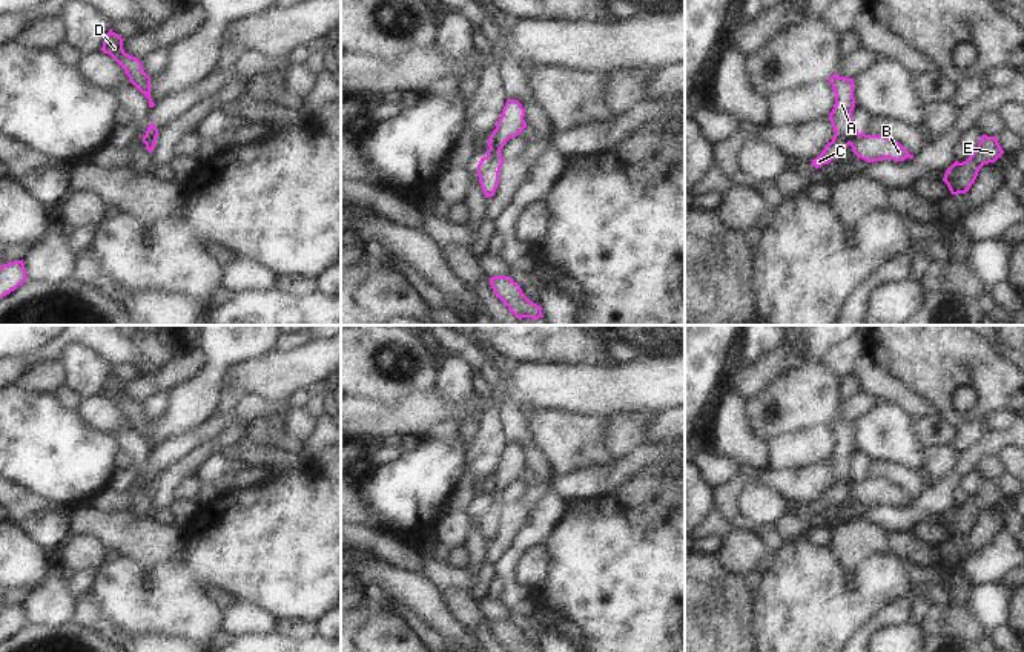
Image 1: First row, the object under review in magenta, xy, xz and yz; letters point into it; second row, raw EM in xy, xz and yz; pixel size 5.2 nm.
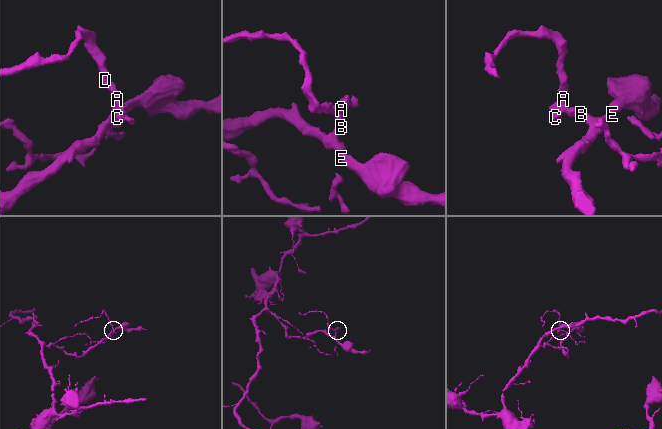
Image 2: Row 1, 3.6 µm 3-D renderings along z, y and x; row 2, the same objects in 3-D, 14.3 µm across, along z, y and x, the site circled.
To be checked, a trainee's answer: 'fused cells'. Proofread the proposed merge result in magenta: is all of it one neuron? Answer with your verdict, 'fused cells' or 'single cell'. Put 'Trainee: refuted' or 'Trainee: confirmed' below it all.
fused cells
Trainee: confirmed

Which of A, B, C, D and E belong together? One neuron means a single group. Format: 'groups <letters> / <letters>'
groups A C D / B E

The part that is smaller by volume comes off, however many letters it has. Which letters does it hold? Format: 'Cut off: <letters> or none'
Cut off: A, C, D

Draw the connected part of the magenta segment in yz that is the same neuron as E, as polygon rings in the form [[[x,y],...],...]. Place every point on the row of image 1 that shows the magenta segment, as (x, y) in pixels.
[[[983,135],[976,150],[963,163],[955,161],[944,173],[943,181],[952,195],[966,193],[975,183],[979,169],[995,163],[1003,153],[996,137]]]

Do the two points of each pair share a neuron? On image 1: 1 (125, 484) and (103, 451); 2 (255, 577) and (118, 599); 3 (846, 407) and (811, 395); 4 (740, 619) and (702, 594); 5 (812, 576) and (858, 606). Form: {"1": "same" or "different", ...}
{"1": "different", "2": "same", "3": "different", "4": "same", "5": "same"}

